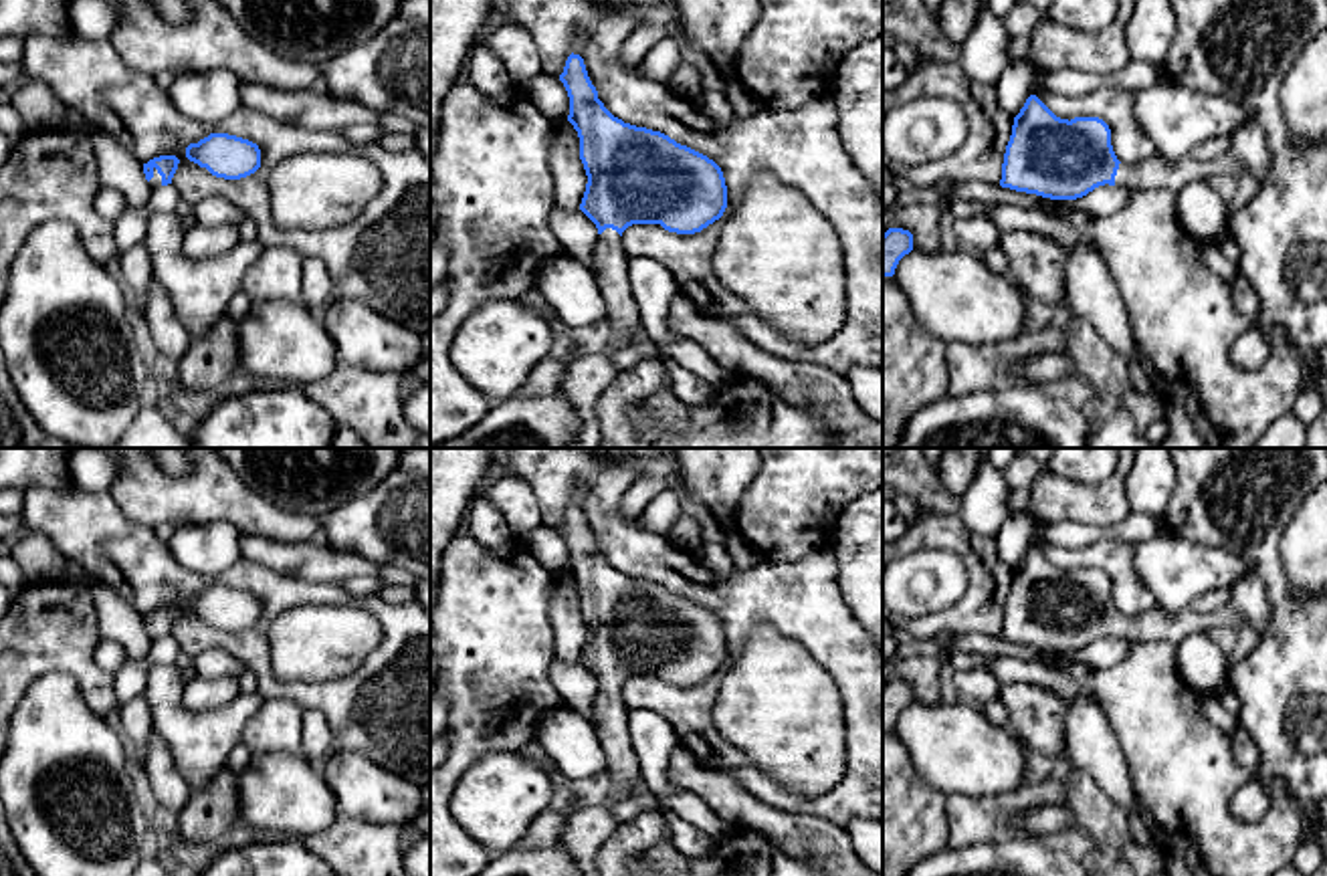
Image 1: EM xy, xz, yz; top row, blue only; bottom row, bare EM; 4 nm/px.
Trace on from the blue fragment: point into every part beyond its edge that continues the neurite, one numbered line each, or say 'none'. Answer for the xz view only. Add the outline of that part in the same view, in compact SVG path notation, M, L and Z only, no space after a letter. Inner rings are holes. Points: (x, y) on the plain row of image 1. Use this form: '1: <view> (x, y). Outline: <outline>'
1: xz (610, 711). Outline: M606 680L594 706L594 727L608 761L606 773L612 777L616 789L642 785L640 761L626 727L626 710L622 688Z

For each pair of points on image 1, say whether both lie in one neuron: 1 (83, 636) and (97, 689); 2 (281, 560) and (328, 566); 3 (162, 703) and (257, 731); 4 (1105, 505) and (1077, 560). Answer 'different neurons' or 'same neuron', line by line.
1: same neuron
2: same neuron
3: different neurons
4: different neurons

